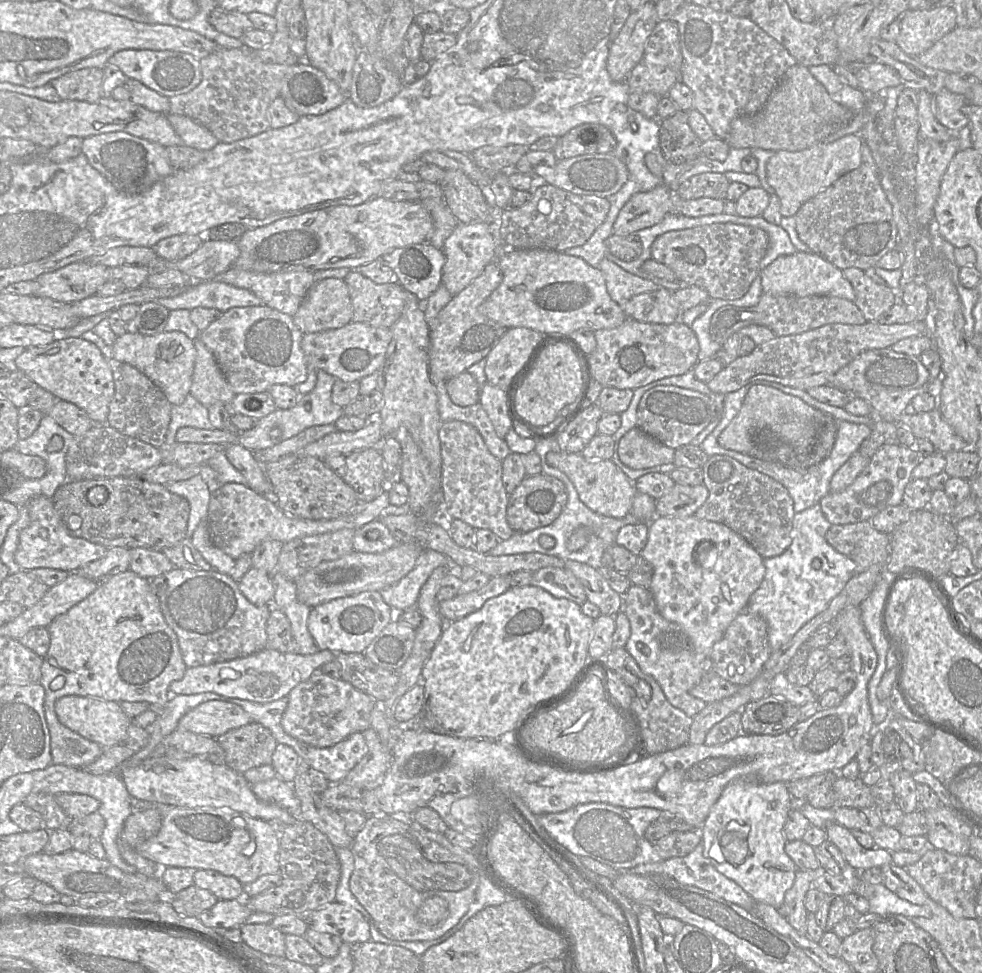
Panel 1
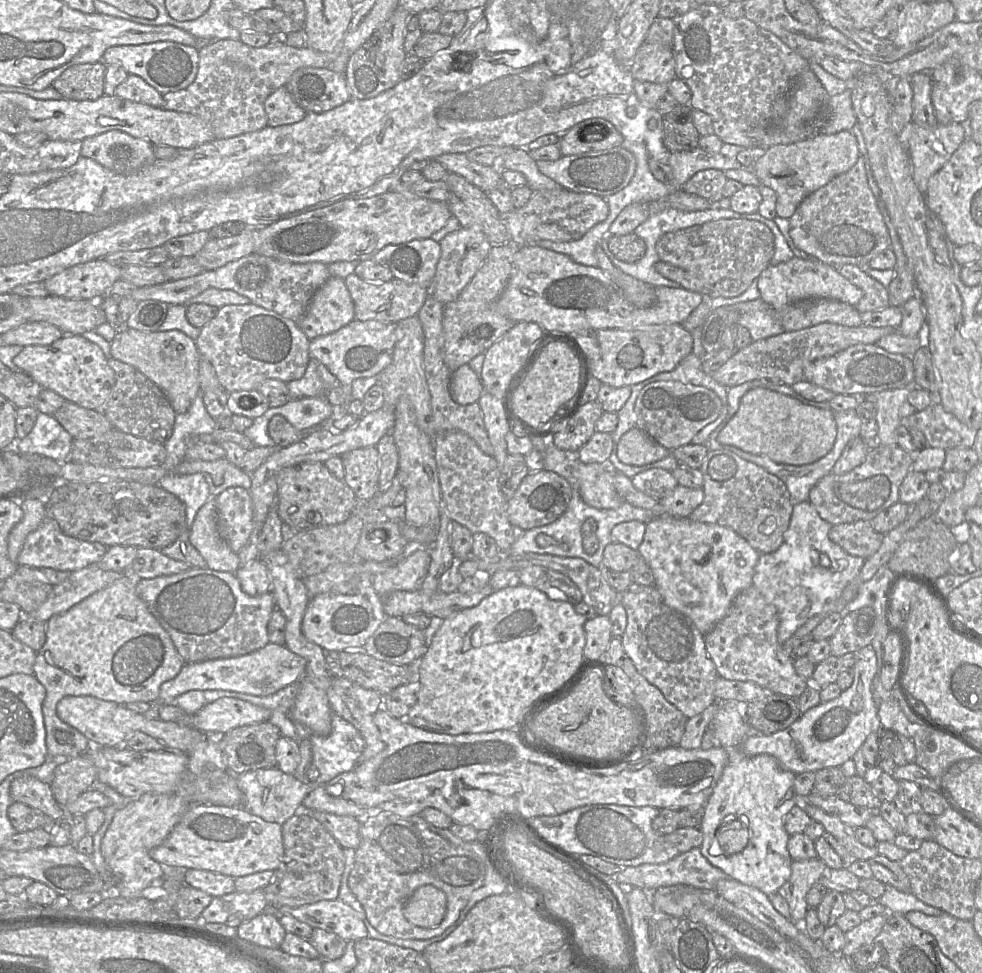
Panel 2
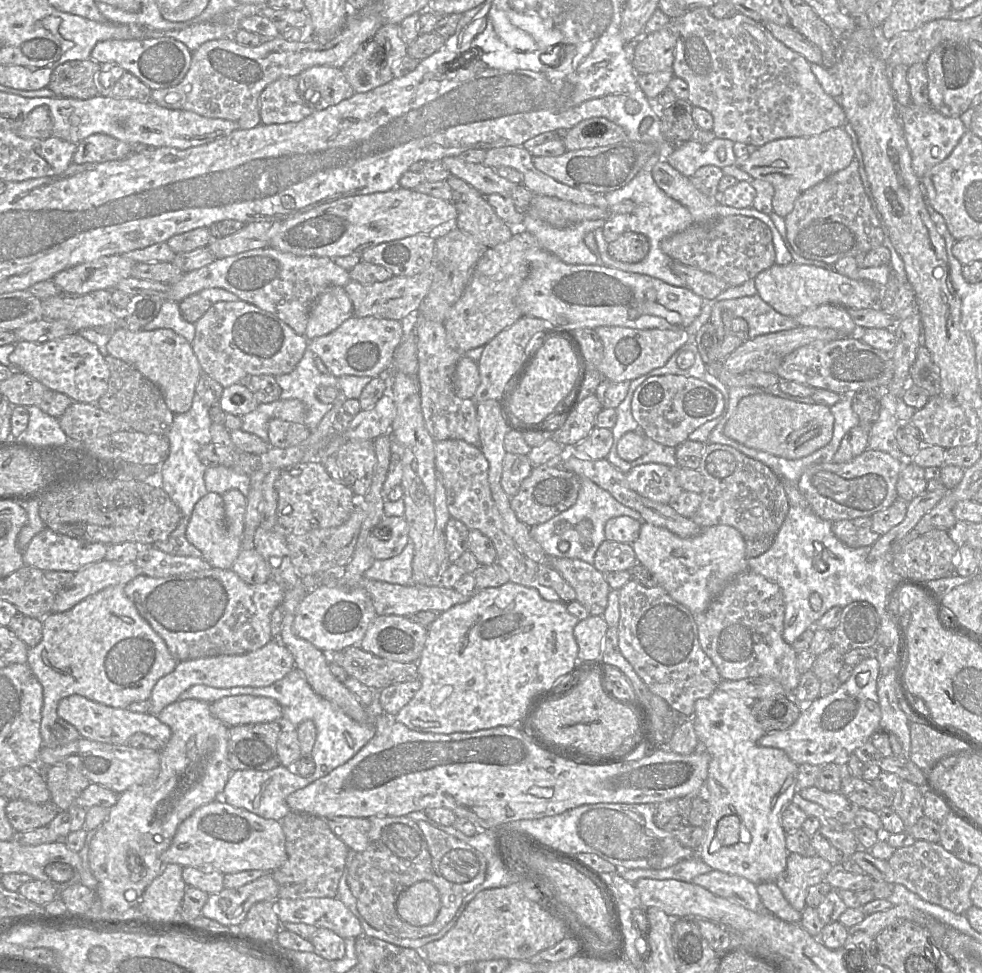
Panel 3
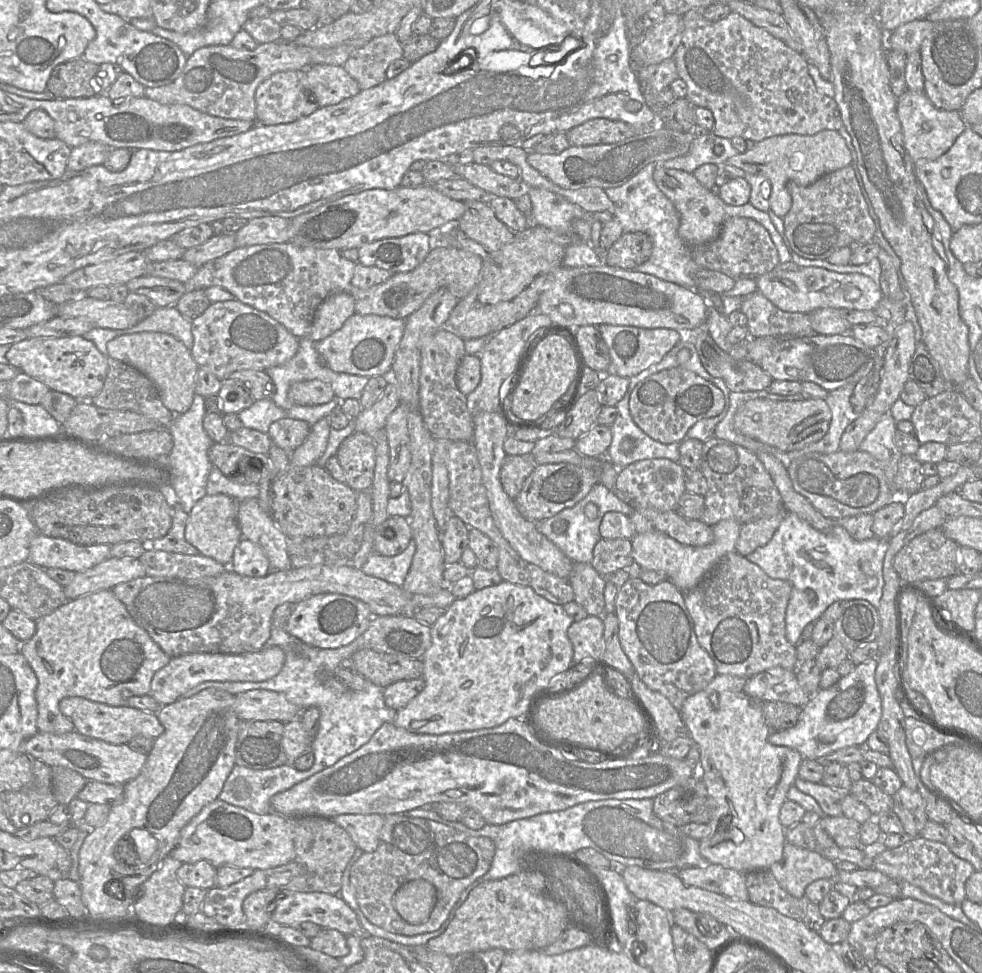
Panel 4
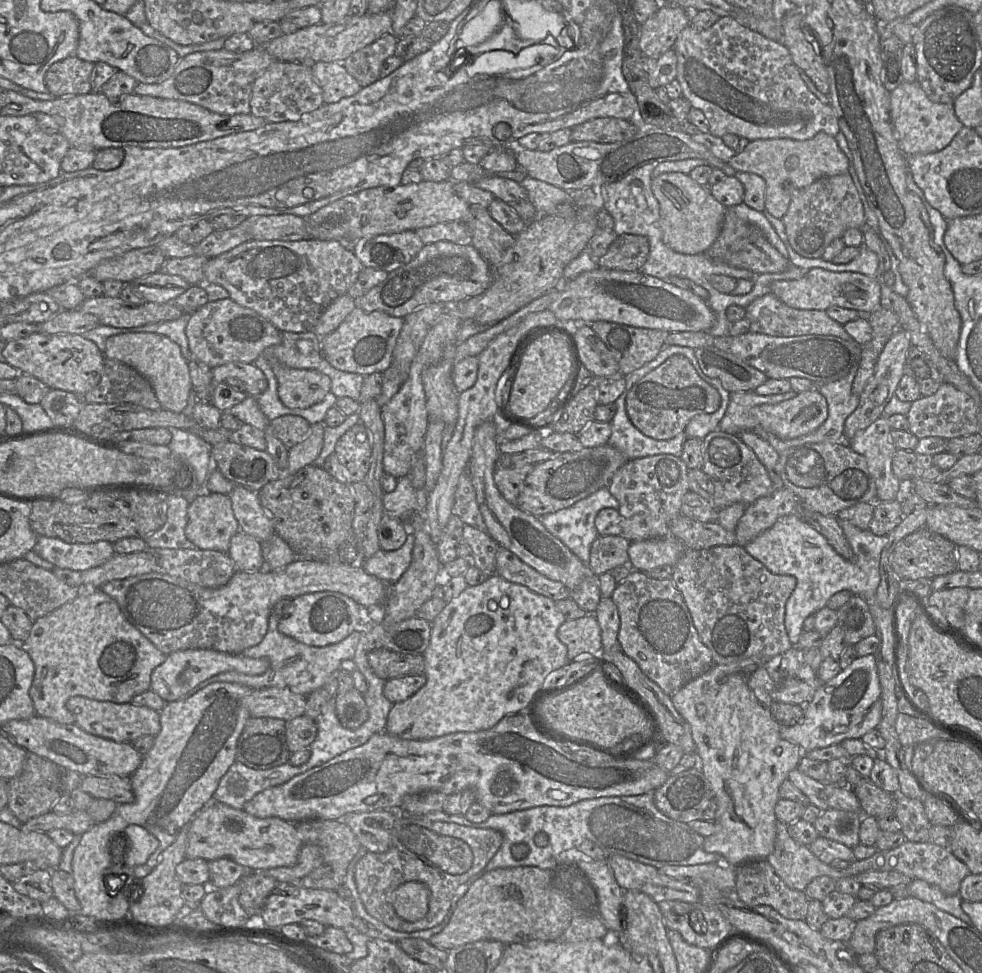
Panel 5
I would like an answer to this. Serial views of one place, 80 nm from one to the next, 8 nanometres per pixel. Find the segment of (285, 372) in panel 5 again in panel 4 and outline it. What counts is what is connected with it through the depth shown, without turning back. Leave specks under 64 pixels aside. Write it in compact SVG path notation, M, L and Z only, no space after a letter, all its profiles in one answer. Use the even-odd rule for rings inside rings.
M318 379L294 382L288 390L288 399L295 405L325 404L333 398L335 394L331 385Z

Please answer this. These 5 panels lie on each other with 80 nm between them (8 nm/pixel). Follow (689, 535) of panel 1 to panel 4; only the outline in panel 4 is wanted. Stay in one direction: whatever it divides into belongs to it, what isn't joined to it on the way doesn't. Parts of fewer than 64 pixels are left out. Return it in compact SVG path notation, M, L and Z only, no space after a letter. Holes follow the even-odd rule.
M734 519L721 520L712 526L714 539L704 546L684 545L664 532L651 530L631 539L632 557L640 569L663 572L683 593L692 590L728 553L736 550L741 524Z

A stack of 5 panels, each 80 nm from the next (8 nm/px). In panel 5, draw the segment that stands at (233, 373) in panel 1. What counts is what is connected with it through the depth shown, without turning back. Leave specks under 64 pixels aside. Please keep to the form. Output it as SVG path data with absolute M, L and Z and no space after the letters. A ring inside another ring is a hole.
M230 297L209 301L191 314L186 335L192 358L204 362L211 369L234 361L253 364L265 349L282 341L282 331L254 310L239 305Z

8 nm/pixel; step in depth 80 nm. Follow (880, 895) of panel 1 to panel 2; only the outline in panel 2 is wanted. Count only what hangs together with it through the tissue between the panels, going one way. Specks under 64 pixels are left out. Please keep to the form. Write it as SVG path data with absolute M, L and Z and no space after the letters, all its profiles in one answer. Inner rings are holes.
M886 886L884 894L877 902L885 906L888 913L905 915L910 911L919 911L928 916L939 916L943 913L919 900L911 892L901 892L892 886Z

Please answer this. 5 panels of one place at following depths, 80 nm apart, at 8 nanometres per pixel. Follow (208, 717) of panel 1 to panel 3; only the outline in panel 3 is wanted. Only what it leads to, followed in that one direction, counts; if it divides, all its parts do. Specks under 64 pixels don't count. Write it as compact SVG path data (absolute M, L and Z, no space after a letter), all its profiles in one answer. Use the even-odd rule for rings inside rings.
M249 694L222 697L210 703L210 711L228 727L275 722L283 716L282 707L275 699Z

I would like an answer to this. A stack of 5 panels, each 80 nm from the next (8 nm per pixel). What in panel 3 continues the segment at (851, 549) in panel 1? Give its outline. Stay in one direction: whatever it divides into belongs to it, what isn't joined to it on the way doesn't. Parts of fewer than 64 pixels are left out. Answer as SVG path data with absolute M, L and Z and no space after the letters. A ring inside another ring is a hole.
M860 517L833 522L834 535L850 548L871 547L880 535L872 531L872 518Z

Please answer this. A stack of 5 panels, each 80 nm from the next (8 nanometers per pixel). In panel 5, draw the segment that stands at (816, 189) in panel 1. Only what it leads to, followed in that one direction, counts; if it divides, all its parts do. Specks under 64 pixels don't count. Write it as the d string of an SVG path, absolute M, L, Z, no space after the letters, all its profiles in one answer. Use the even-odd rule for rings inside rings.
M819 132L808 140L789 138L752 140L725 163L736 171L754 173L765 180L765 209L780 220L789 207L789 184L795 188L804 188L818 178L848 173L847 157L839 148L835 137L824 132Z

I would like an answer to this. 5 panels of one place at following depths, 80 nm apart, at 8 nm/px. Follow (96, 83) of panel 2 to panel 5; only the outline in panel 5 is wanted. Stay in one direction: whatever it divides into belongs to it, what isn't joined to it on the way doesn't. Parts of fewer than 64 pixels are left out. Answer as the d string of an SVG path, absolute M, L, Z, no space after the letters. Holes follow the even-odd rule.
M70 55L53 63L44 80L48 92L55 98L92 92L91 76L95 64Z

